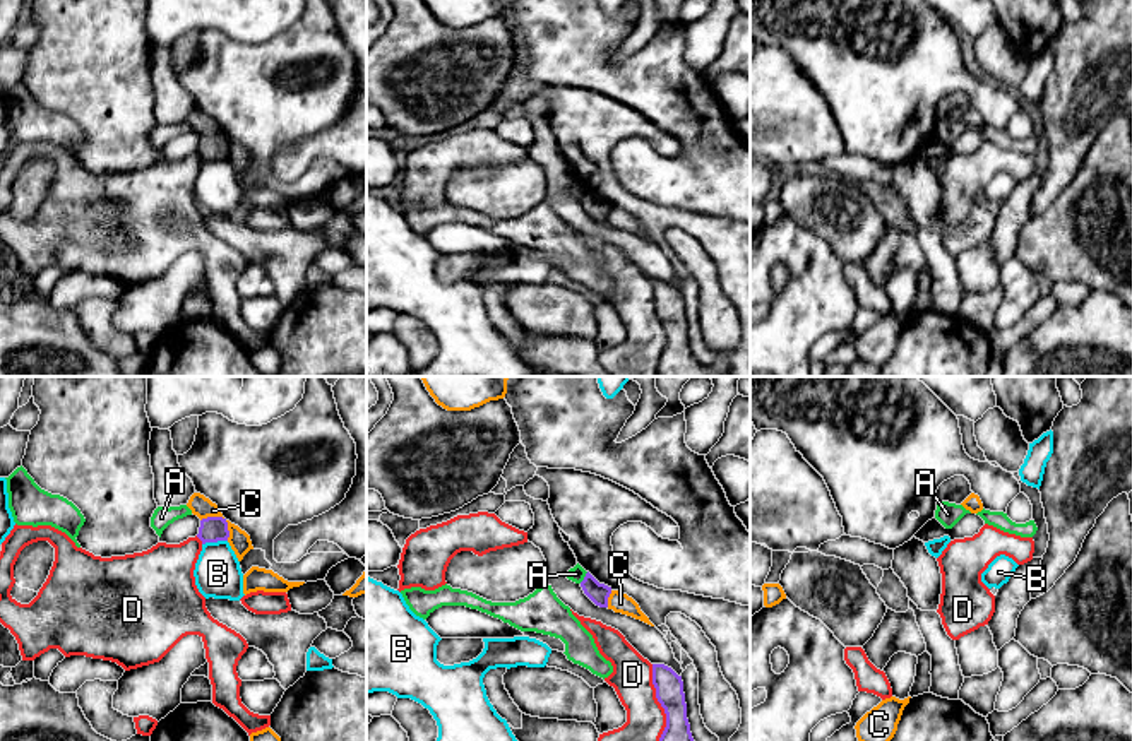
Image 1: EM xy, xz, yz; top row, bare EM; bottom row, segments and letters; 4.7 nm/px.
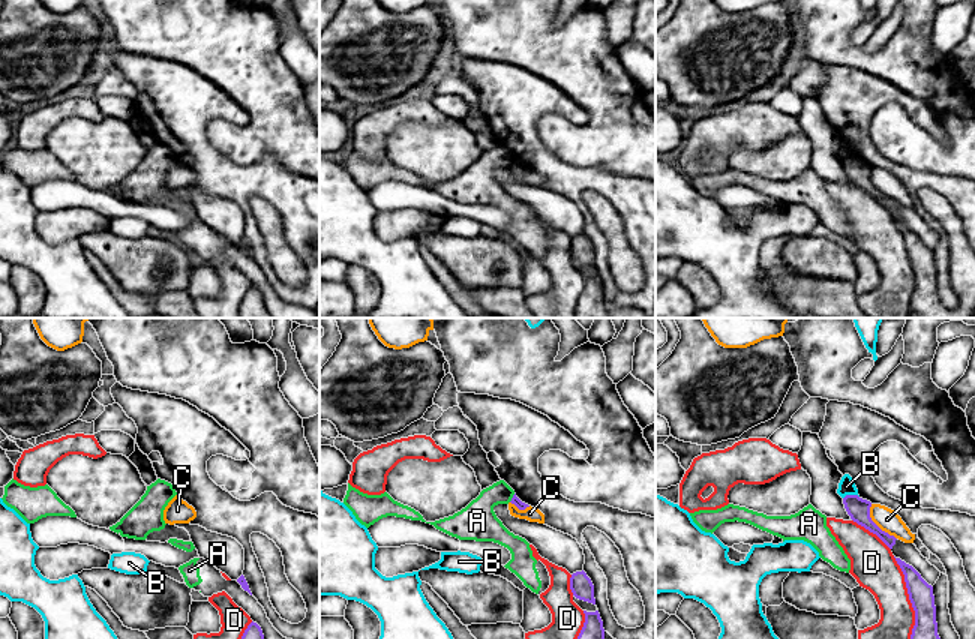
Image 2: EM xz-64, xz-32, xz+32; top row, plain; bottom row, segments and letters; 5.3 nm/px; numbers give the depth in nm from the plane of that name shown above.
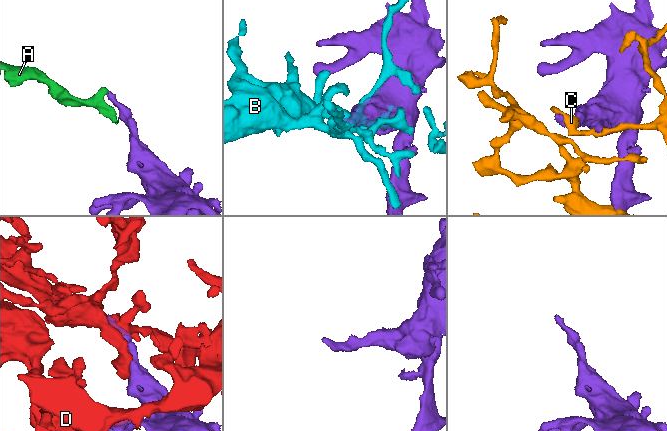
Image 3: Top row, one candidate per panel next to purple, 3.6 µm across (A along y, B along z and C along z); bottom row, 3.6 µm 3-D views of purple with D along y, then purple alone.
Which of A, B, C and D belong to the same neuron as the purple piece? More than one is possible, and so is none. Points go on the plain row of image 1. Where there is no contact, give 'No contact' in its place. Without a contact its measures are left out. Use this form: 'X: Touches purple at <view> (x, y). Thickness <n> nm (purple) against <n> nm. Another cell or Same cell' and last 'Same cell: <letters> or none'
A: Touches purple at xz (584, 194). Thickness 100 nm (purple) against 70 nm. Another cell
B: Touches purple at xy (214, 158). Thickness 120 nm (purple) against 220 nm. Another cell
C: Touches purple at xy (223, 136). Thickness 120 nm (purple) against 100 nm. Another cell
D: Touches purple at xz (665, 329). Thickness 200 nm (purple) against 240 nm. Another cell
Same cell: none

